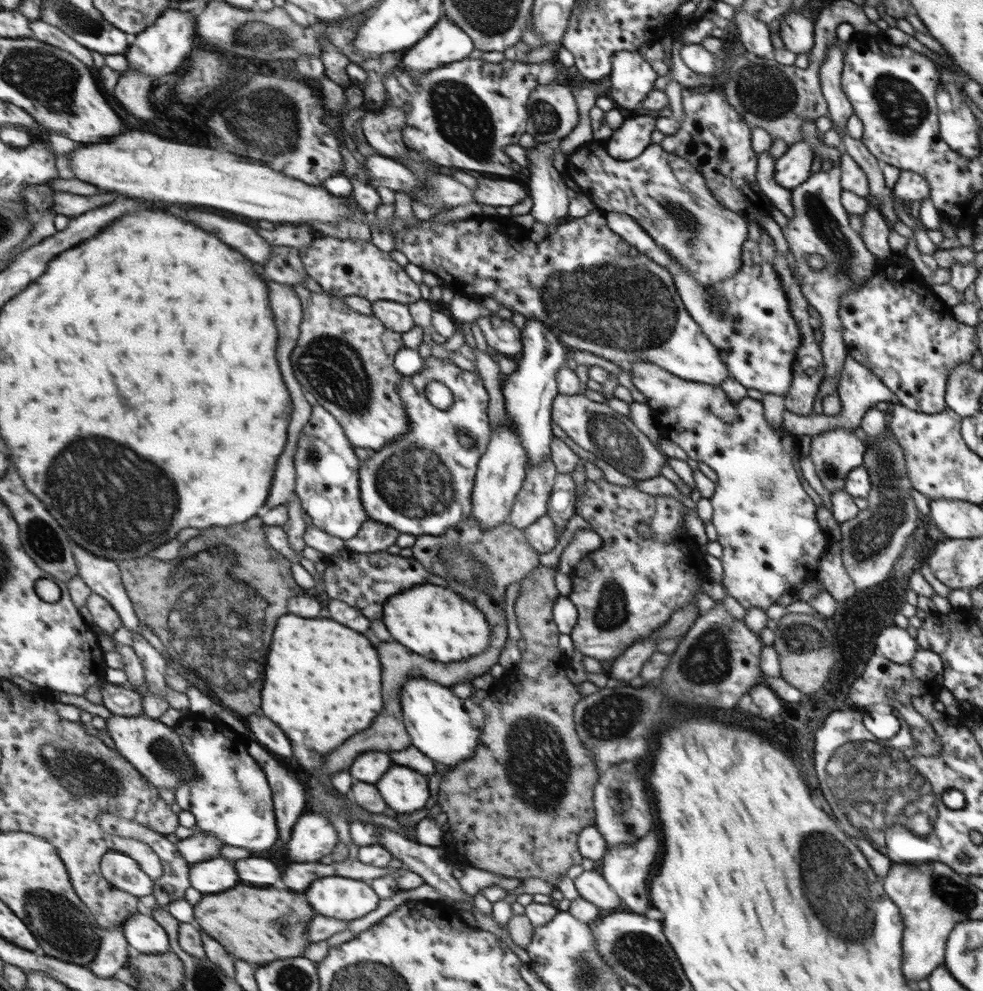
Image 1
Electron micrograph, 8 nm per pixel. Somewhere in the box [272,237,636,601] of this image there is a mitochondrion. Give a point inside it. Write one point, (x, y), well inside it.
(415, 481)

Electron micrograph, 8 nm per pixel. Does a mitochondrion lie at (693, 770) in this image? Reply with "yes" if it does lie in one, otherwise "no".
no

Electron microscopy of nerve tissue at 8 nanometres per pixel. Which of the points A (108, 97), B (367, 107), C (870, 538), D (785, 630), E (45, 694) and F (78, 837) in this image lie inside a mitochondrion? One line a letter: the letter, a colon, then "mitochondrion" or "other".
A: other
B: other
C: mitochondrion
D: mitochondrion
E: other
F: other

